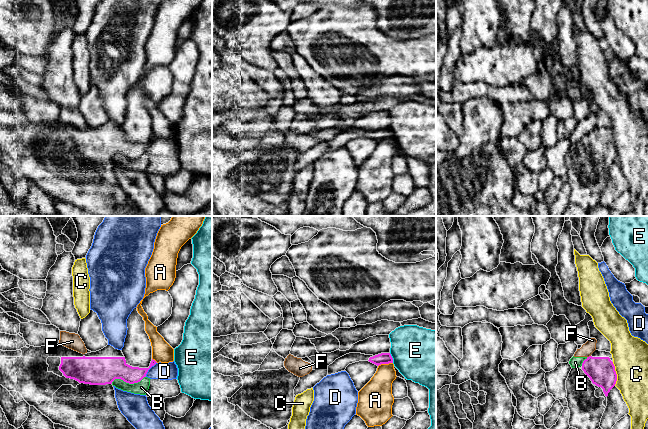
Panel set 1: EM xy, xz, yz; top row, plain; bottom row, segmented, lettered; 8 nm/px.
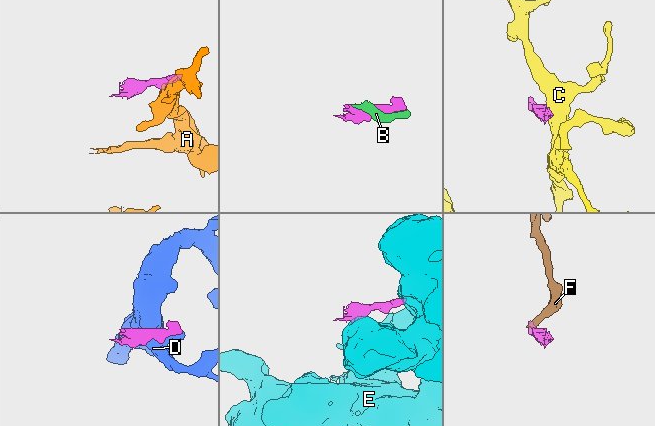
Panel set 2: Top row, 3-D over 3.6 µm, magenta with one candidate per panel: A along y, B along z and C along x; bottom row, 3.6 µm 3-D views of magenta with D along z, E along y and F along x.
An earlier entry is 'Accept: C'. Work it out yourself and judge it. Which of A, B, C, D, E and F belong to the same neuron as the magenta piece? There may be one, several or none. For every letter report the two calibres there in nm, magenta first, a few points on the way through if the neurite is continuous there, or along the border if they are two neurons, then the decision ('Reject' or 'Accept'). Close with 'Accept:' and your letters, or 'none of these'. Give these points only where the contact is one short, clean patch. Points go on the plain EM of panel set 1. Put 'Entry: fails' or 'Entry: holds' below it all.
A: Thickness 100 nm (magenta) against 240 nm. Boundary: xz (392, 138), (378, 142). Reject
B: Thickness 220 nm (magenta) against 100 nm. Reject
C: Thickness 220 nm (magenta) against 280 nm. Boundary: yz (612, 138), (616, 150), (615, 161). Reject
D: Thickness 160 nm (magenta) against 140 nm. Reject
E: Thickness 100 nm (magenta) against 440 nm. Boundary: xz (389, 129), (393, 138). Reject
F: Thickness 220 nm (magenta) against 100 nm. Boundary: yz (590, 131), (587, 133). Reject
Accept: none of these
Entry: fails

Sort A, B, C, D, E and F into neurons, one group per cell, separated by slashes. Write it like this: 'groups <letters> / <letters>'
groups A / B F / C / D / E

